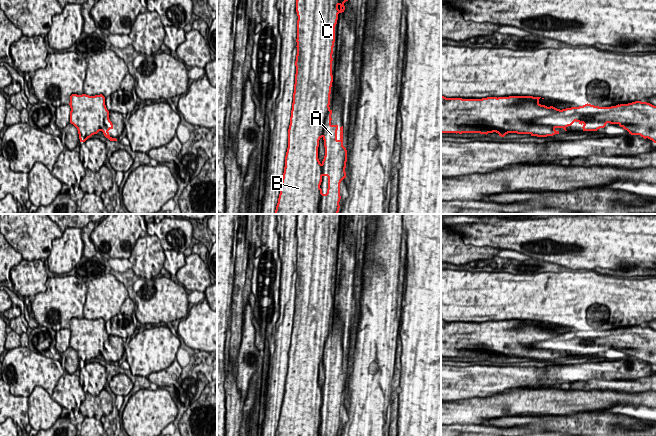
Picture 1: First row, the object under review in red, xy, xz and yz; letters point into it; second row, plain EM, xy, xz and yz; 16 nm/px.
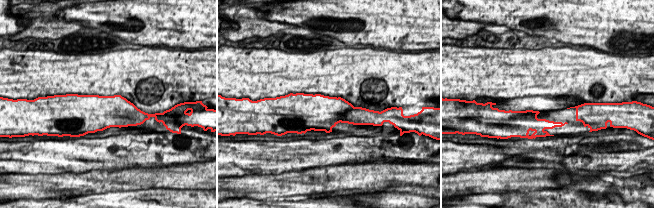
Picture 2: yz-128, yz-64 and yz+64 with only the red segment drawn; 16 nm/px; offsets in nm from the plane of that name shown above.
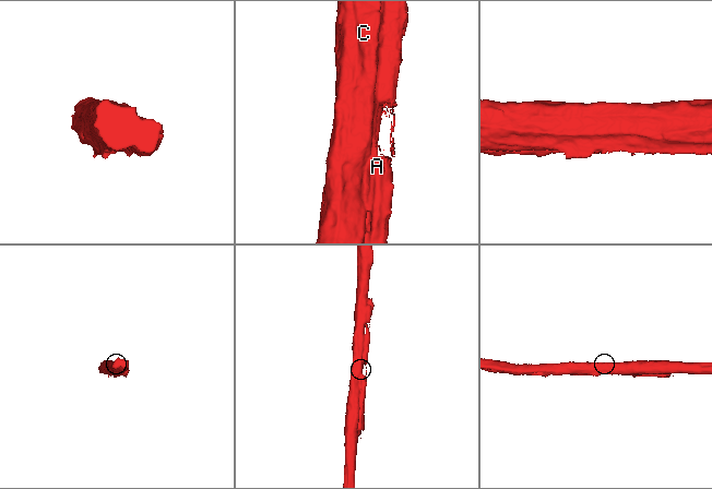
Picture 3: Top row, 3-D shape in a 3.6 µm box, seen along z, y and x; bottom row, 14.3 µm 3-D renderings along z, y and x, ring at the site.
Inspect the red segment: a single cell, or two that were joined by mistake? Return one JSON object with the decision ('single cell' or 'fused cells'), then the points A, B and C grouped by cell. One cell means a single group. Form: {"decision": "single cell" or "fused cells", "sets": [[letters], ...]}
{"decision": "fused cells", "sets": [["A"], ["B", "C"]]}

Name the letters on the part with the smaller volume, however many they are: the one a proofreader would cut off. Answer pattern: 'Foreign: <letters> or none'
Foreign: A

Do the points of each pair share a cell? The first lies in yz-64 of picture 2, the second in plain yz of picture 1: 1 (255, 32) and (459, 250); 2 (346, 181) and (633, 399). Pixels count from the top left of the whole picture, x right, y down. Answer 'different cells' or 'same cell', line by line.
1: same cell
2: same cell

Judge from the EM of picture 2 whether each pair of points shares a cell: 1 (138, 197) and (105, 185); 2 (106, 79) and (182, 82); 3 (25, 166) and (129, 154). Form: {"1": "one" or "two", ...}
{"1": "two", "2": "one", "3": "one"}

